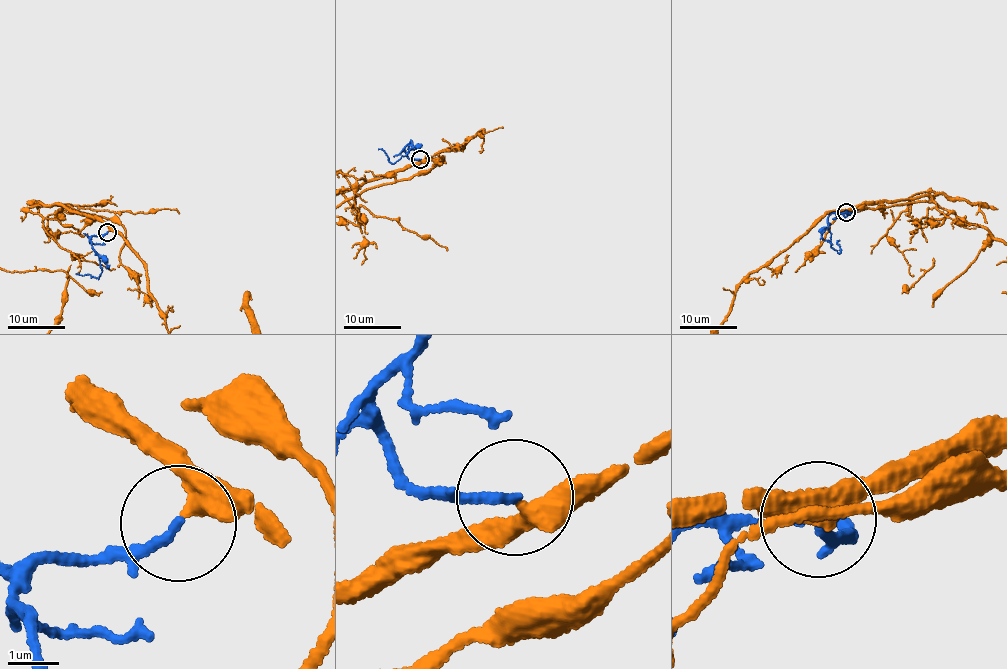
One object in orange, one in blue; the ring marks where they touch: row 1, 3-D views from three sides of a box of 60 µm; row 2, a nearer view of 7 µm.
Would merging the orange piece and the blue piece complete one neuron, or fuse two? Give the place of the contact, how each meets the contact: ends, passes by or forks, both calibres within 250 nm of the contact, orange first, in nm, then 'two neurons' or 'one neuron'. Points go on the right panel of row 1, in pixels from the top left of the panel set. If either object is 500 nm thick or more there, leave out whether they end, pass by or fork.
at (846, 212); orange passes by; blue ends there; 420 nm thick on the orange side, 180 nm on the other; one neuron

